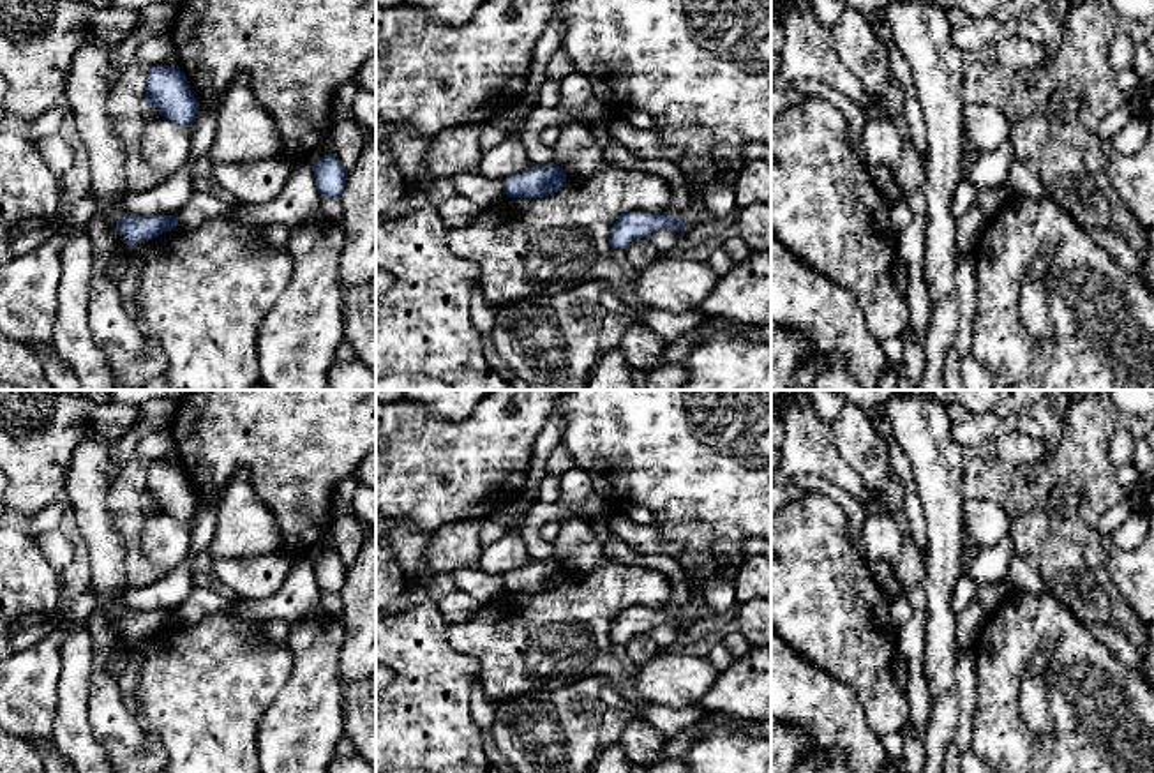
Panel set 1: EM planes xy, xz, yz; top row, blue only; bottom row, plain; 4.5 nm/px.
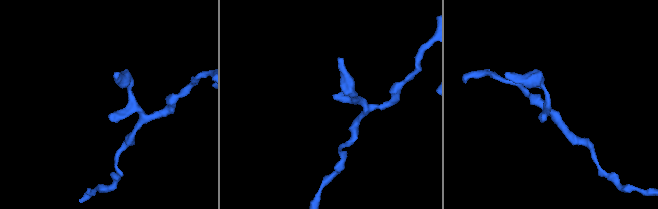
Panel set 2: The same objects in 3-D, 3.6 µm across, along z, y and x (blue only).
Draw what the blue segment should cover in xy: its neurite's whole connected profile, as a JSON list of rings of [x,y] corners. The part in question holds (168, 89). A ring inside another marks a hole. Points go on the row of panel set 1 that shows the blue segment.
[[[162,64],[146,74],[146,104],[175,124],[191,124],[199,109],[185,74]]]

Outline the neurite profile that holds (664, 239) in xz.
[[[662,228],[662,229],[653,231],[648,238],[651,240],[651,244],[653,244],[660,252],[667,252],[667,251],[674,249],[674,245],[676,245],[678,240],[679,240],[679,235],[681,235],[681,233],[678,233],[678,231]]]

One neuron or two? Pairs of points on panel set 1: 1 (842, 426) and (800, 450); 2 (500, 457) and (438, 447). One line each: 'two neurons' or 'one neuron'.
1: two neurons
2: one neuron

